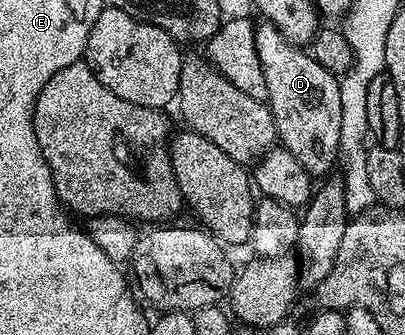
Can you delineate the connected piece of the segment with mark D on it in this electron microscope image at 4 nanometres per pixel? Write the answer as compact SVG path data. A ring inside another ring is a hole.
M268 20L256 25L258 59L262 63L262 75L266 75L268 109L276 124L279 144L302 163L310 175L331 174L332 164L340 156L342 135L342 95L337 74L326 71L322 63L312 58L311 52L293 45Z

